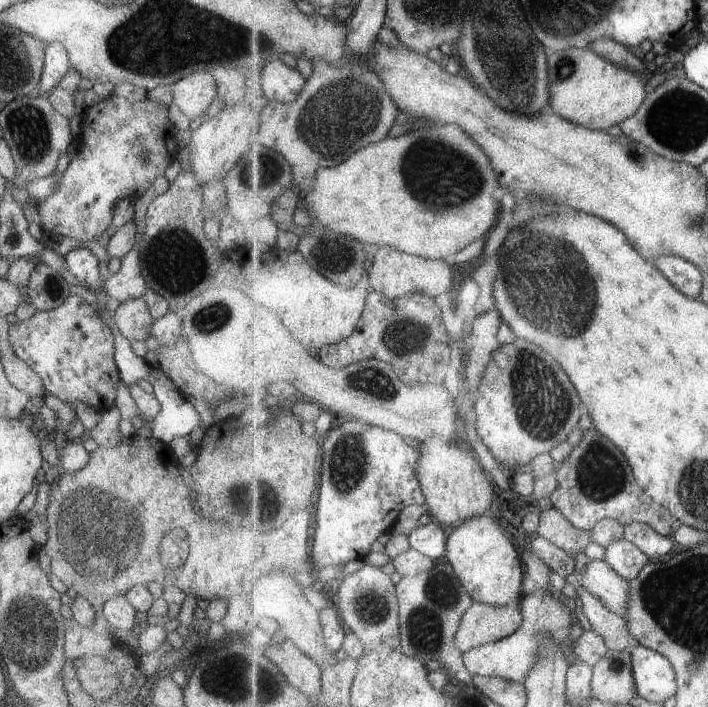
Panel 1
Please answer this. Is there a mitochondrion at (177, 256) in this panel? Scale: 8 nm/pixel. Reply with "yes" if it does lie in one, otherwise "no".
yes

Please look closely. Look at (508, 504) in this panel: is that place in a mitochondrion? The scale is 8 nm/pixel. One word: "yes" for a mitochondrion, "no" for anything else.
no

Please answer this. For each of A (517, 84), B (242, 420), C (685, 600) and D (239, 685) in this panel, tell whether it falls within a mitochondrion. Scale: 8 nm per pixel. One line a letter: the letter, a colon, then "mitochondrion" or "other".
A: mitochondrion
B: other
C: mitochondrion
D: mitochondrion

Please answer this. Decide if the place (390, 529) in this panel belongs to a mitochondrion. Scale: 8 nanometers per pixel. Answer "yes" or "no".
no

